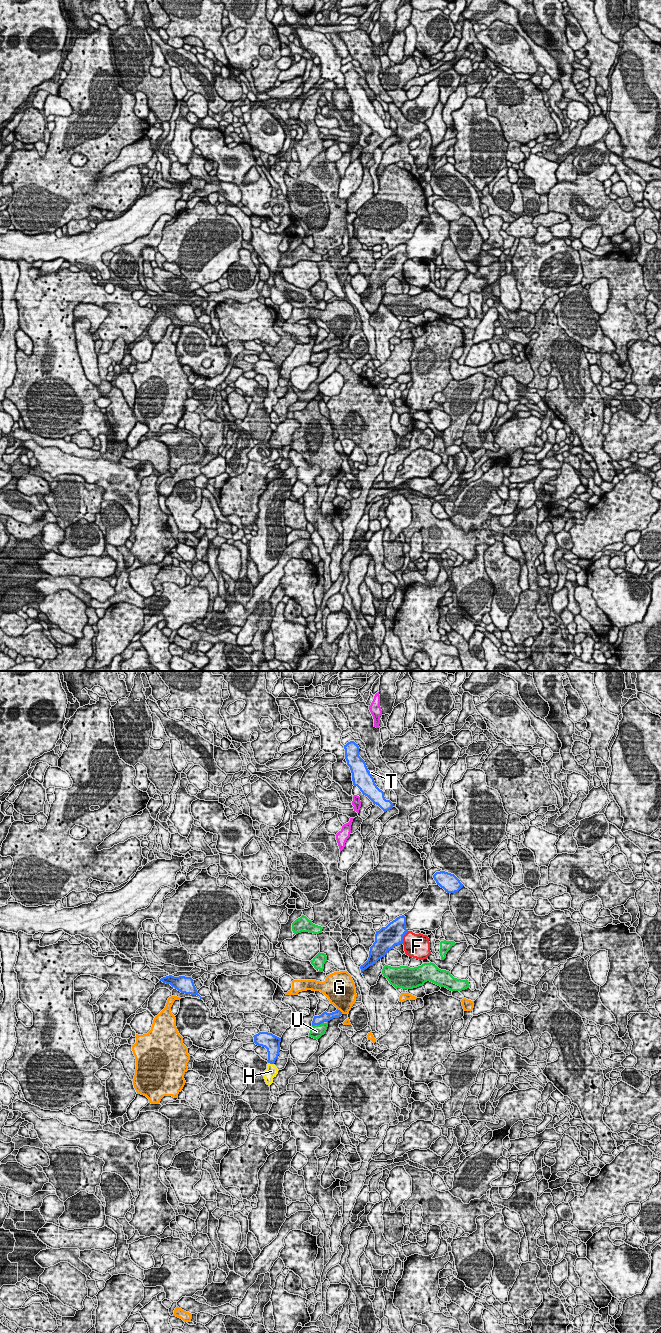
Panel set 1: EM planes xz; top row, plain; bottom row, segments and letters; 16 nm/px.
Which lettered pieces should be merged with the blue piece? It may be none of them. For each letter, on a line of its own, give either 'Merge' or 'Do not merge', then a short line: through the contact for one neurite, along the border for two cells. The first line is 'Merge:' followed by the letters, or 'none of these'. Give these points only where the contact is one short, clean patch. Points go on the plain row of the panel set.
Merge: H
F: Do not merge
G: Do not merge
H: Merge. Line: xz (273, 376), (270, 391), (271, 399)
T: Do not merge
U: Do not merge

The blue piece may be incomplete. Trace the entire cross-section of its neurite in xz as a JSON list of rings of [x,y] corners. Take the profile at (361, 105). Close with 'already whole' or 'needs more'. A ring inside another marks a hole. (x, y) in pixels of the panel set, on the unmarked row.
[[[354,69],[344,73],[345,87],[352,101],[353,113],[357,114],[363,123],[367,124],[373,132],[378,133],[384,140],[393,136],[393,131],[386,128],[384,120],[375,112],[365,89],[359,84],[359,74]]]; already whole

